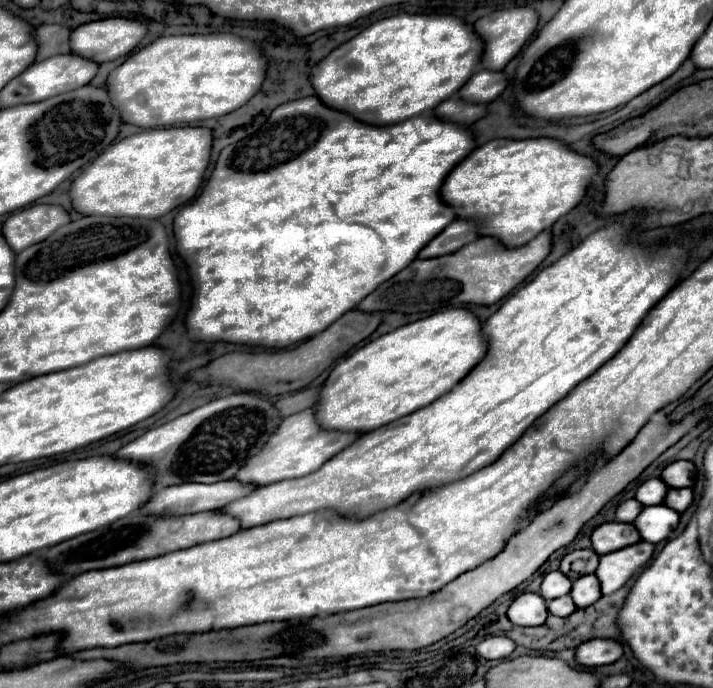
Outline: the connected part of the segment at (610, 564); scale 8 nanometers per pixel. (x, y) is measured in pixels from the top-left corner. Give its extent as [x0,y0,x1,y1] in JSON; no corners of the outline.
[595,540,653,594]

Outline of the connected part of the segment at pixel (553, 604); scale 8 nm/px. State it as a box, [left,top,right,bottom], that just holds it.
[547,596,575,616]

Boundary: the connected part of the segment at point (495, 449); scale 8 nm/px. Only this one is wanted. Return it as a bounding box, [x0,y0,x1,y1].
[219,224,687,530]

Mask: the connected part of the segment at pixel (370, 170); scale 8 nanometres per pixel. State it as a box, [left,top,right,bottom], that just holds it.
[173,96,475,348]

